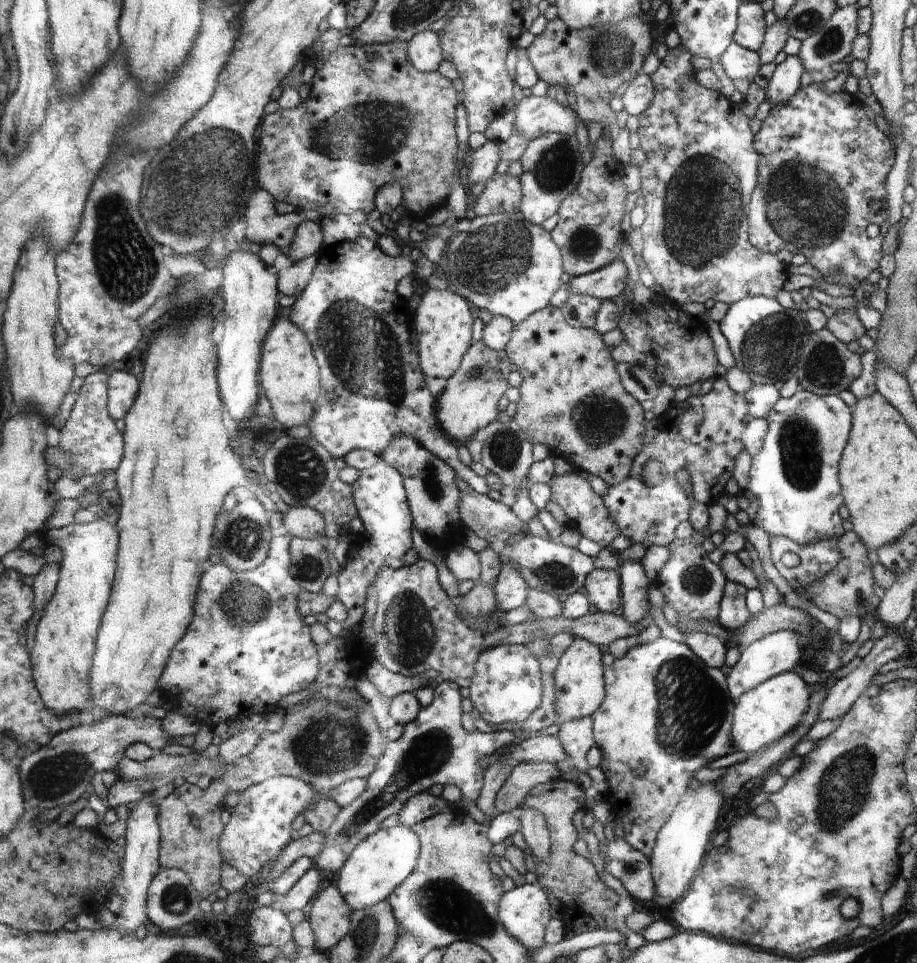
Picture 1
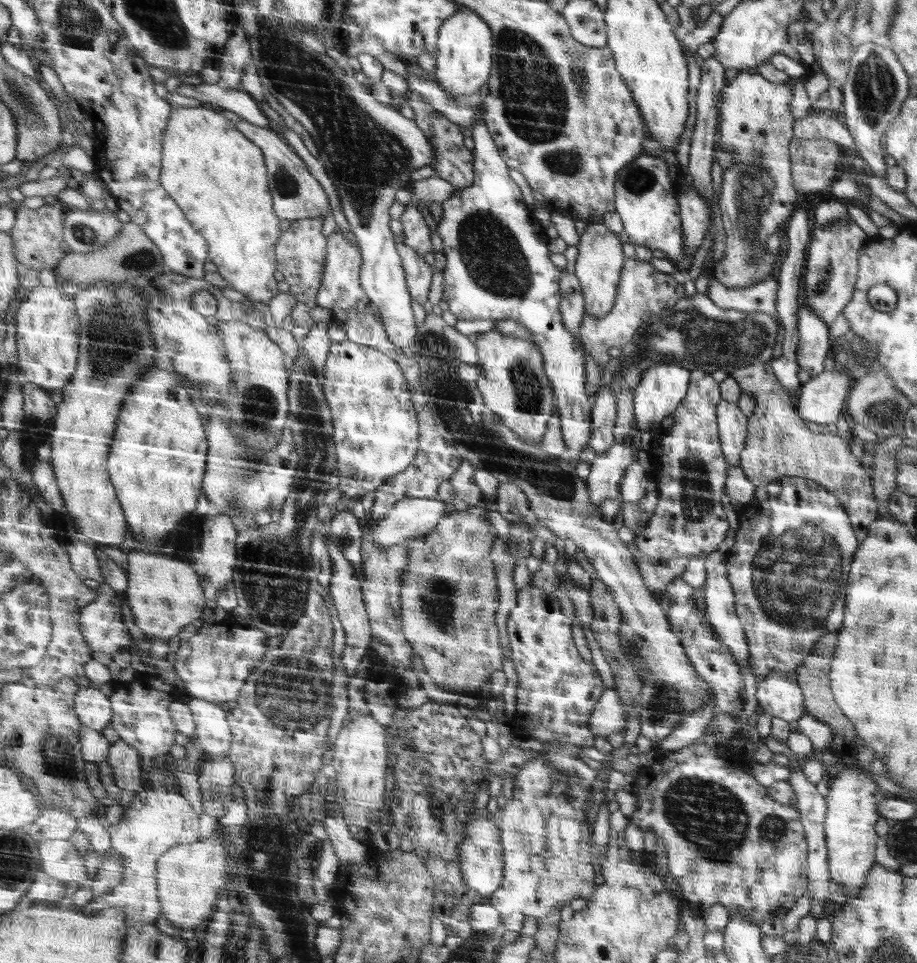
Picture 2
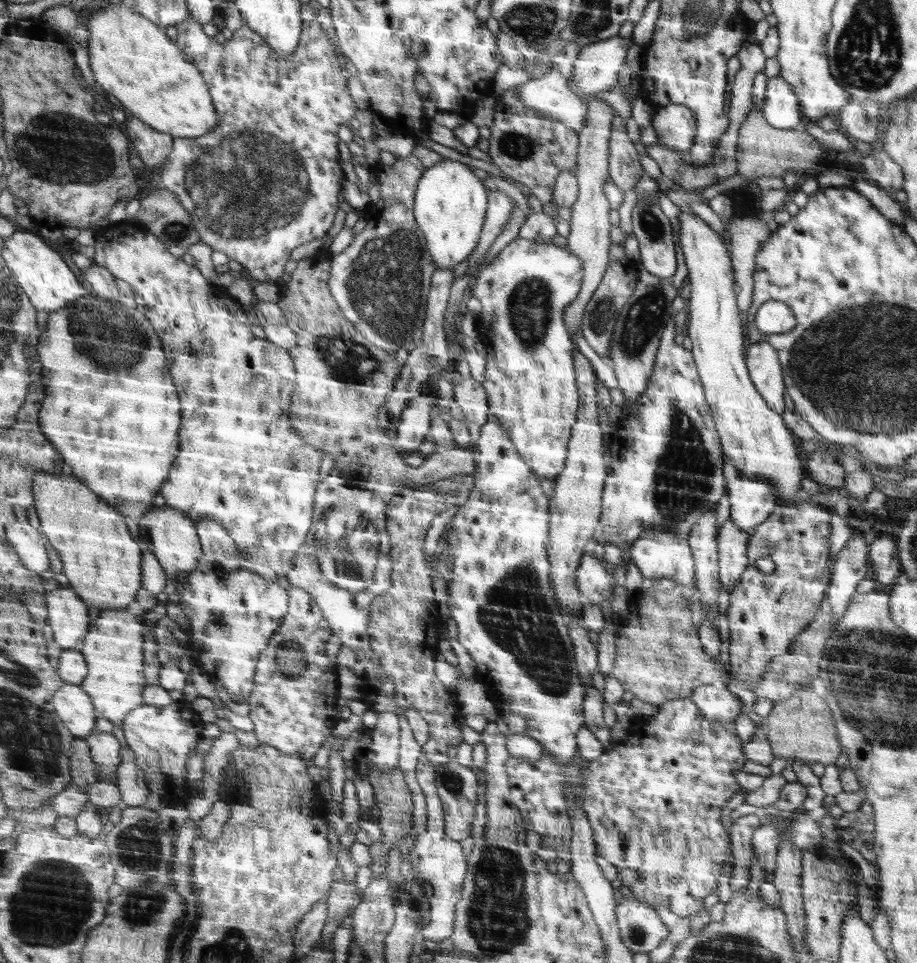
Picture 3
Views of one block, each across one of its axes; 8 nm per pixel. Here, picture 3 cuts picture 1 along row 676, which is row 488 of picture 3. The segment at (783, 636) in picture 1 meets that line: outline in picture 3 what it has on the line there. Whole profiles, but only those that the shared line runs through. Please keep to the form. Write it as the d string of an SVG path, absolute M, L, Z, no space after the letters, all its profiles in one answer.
M733 474L727 496L729 518L743 532L761 526L779 508L779 498L765 478L741 478Z

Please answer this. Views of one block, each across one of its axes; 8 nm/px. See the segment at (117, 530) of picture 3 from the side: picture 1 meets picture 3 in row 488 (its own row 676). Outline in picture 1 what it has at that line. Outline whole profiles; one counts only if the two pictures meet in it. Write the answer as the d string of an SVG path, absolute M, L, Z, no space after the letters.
M101 518L97 522L75 522L69 528L55 530L53 536L63 550L61 580L37 626L33 672L47 708L55 710L59 716L79 712L87 718L87 712L93 708L91 672L97 656L101 624L109 610L117 578L121 532L117 526Z

